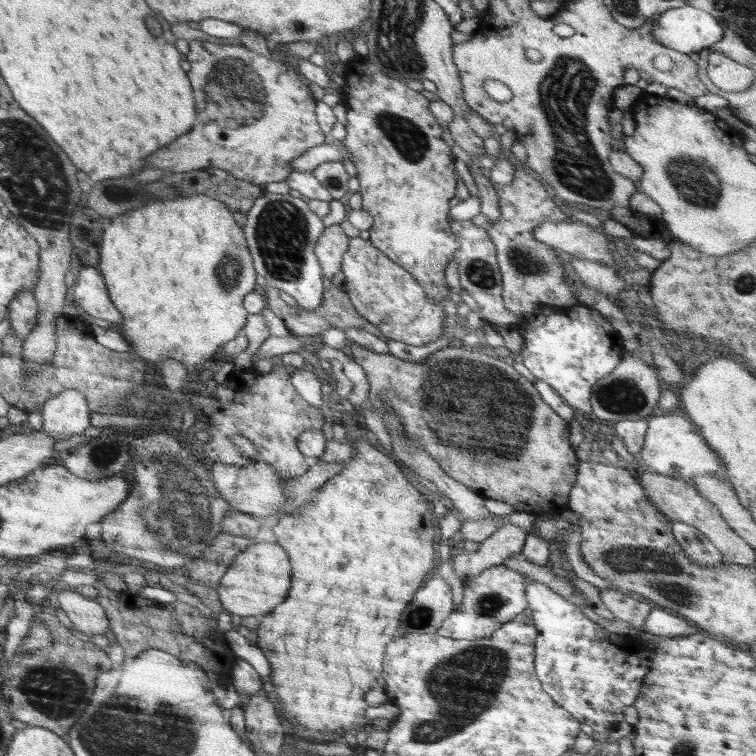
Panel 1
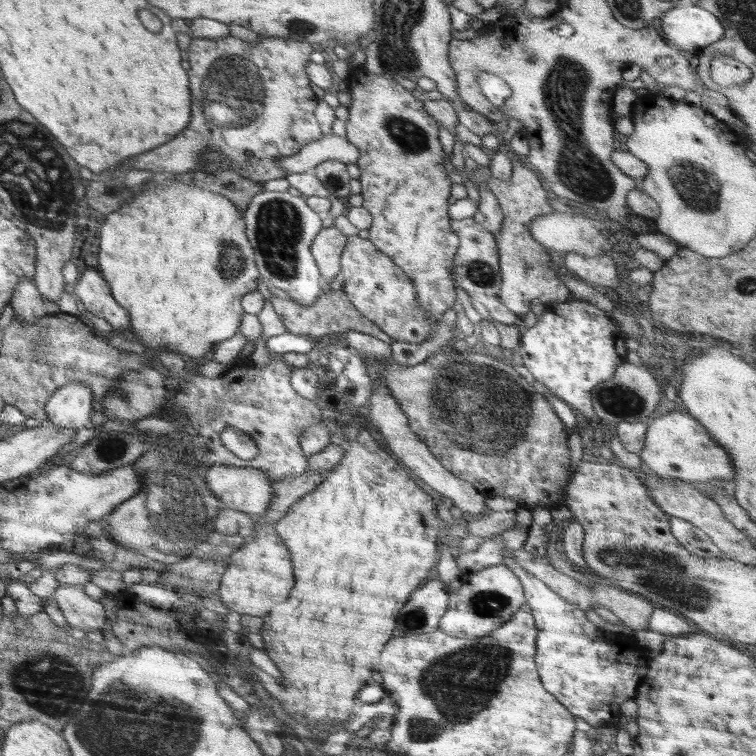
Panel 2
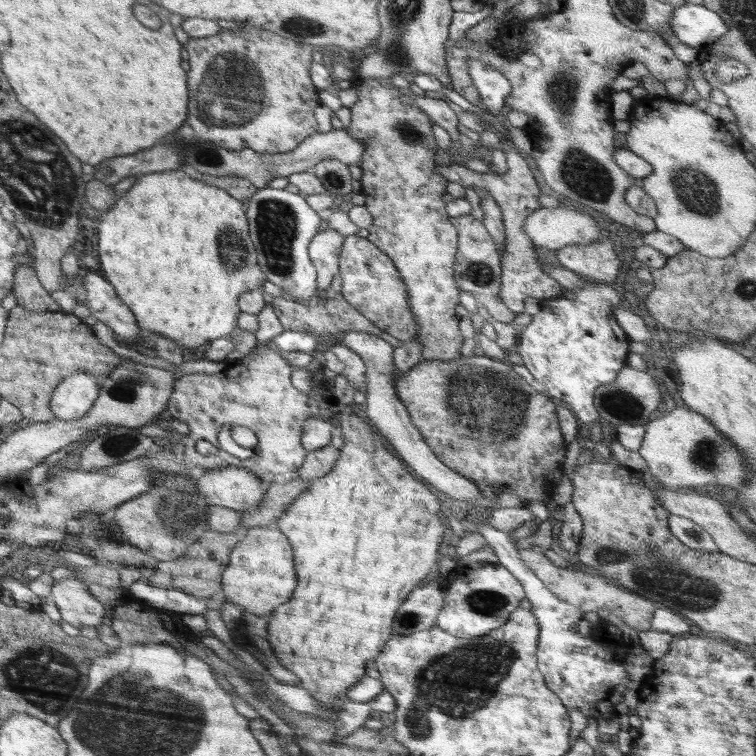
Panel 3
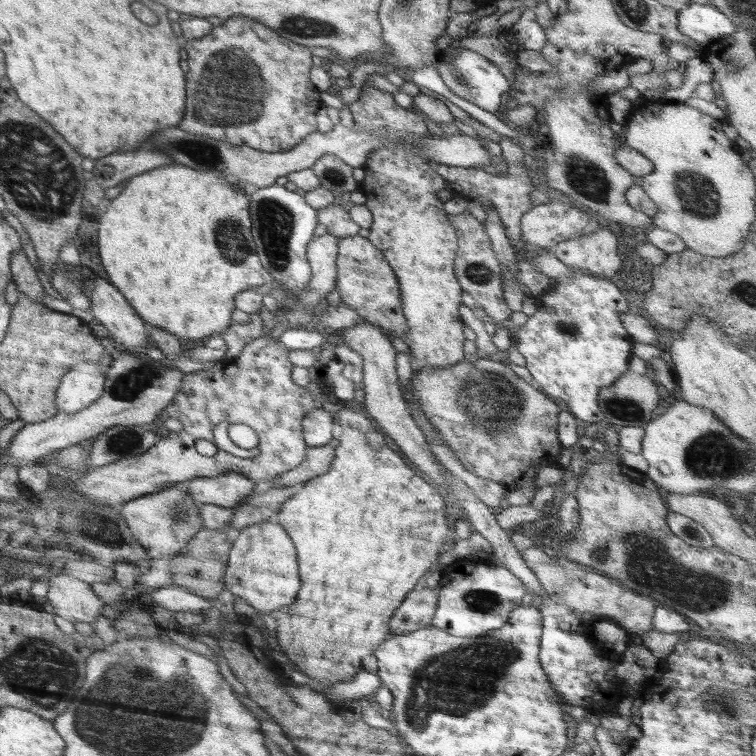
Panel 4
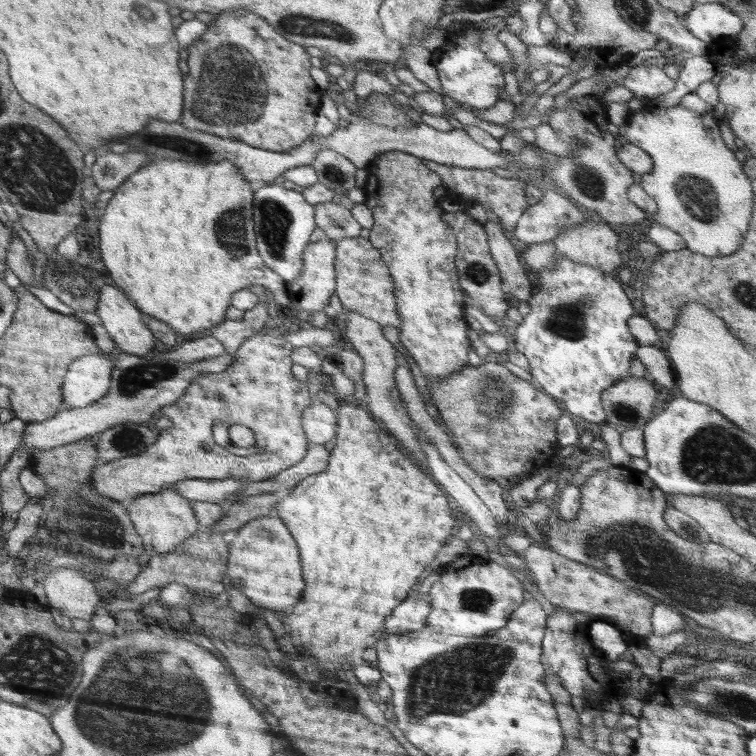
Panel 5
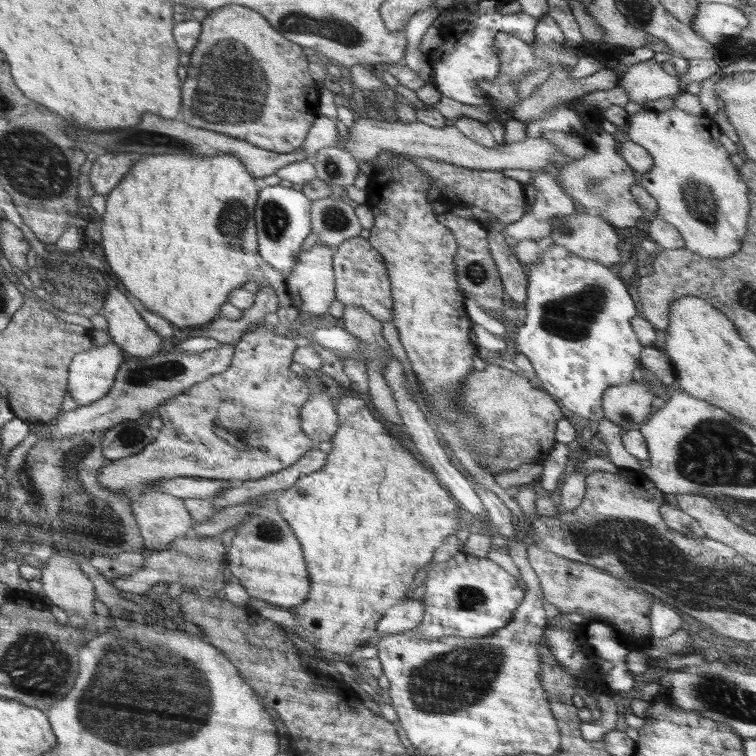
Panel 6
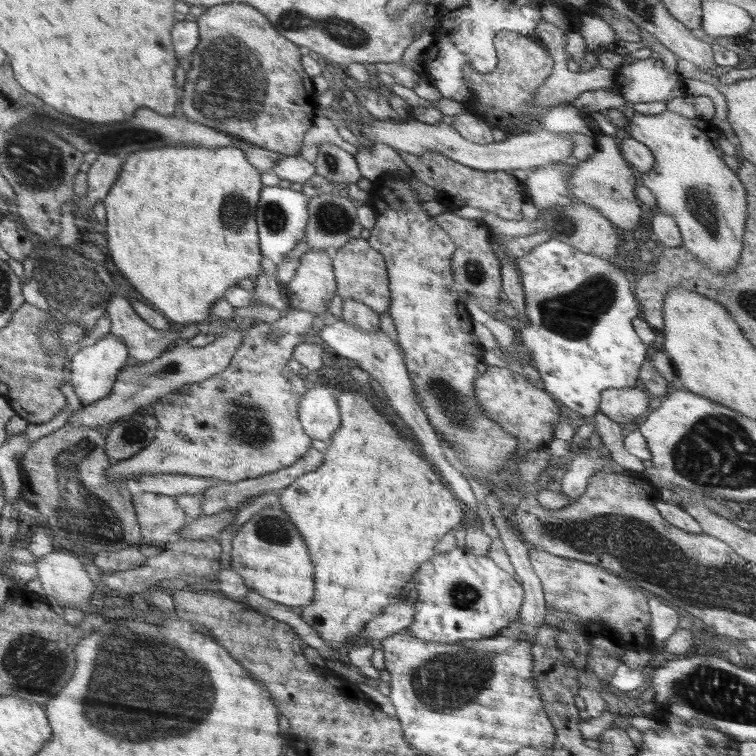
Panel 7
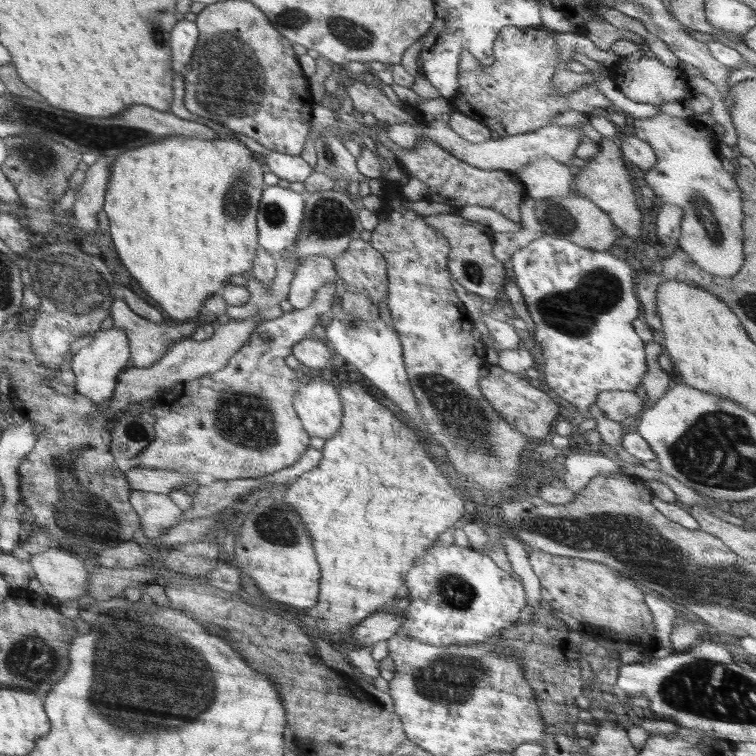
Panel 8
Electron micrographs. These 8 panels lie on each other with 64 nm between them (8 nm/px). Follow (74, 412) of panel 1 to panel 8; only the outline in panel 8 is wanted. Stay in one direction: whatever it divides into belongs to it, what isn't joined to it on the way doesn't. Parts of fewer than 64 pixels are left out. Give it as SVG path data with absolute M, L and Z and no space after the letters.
M114 326L108 330L96 331L90 344L80 348L72 357L71 368L76 379L75 392L83 394L98 404L108 402L114 394L118 375L130 364L130 356L126 332Z

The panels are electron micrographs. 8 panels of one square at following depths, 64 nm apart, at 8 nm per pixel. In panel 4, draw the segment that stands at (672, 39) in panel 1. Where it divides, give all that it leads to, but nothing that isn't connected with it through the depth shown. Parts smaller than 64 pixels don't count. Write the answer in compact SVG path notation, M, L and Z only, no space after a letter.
M691 2L688 8L678 11L677 19L680 33L704 45L736 32L734 21L712 3Z

